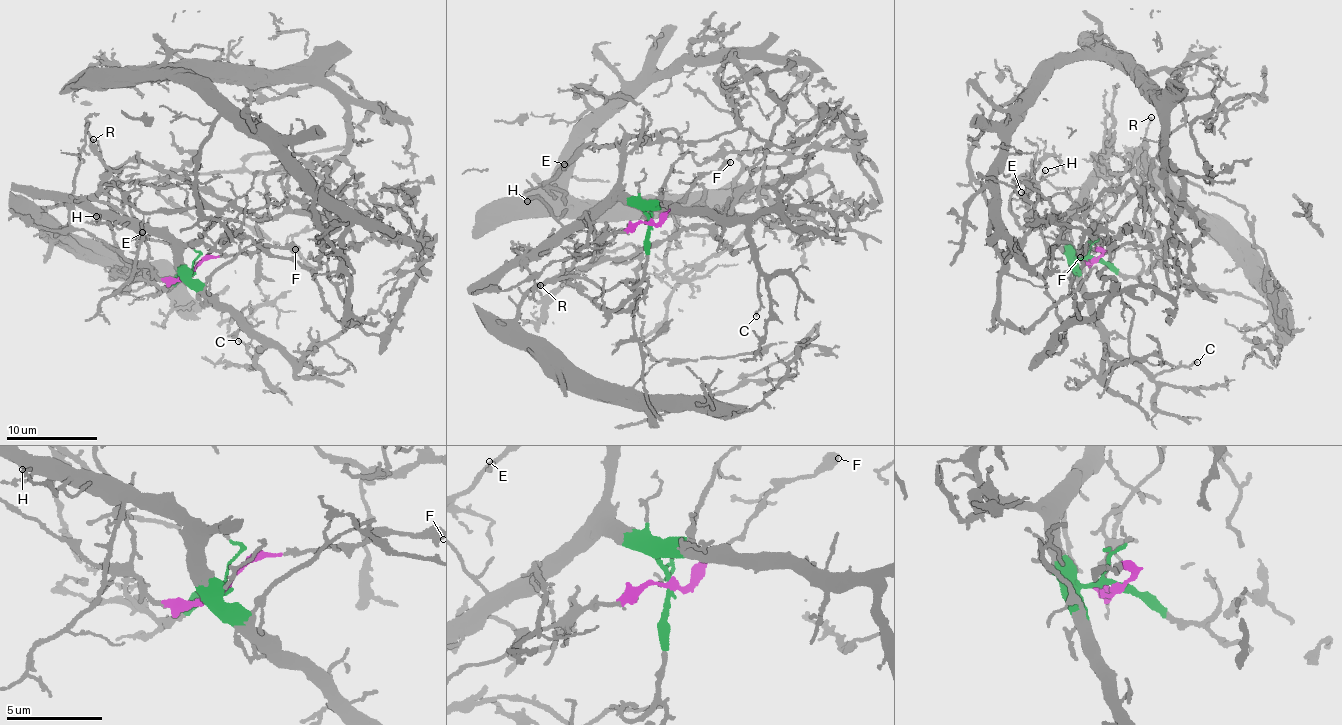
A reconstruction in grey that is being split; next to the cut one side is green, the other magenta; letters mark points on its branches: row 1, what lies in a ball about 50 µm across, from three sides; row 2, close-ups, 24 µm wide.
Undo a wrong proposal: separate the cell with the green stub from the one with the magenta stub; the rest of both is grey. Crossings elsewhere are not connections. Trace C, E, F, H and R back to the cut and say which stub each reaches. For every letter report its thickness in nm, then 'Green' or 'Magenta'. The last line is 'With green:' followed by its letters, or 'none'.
C: Thickness 170 nm. Green
E: Thickness 140 nm. Green
F: Thickness 550 nm. Magenta
H: Thickness 140 nm. Green
R: Thickness 160 nm. Magenta
With green: C, E, H

